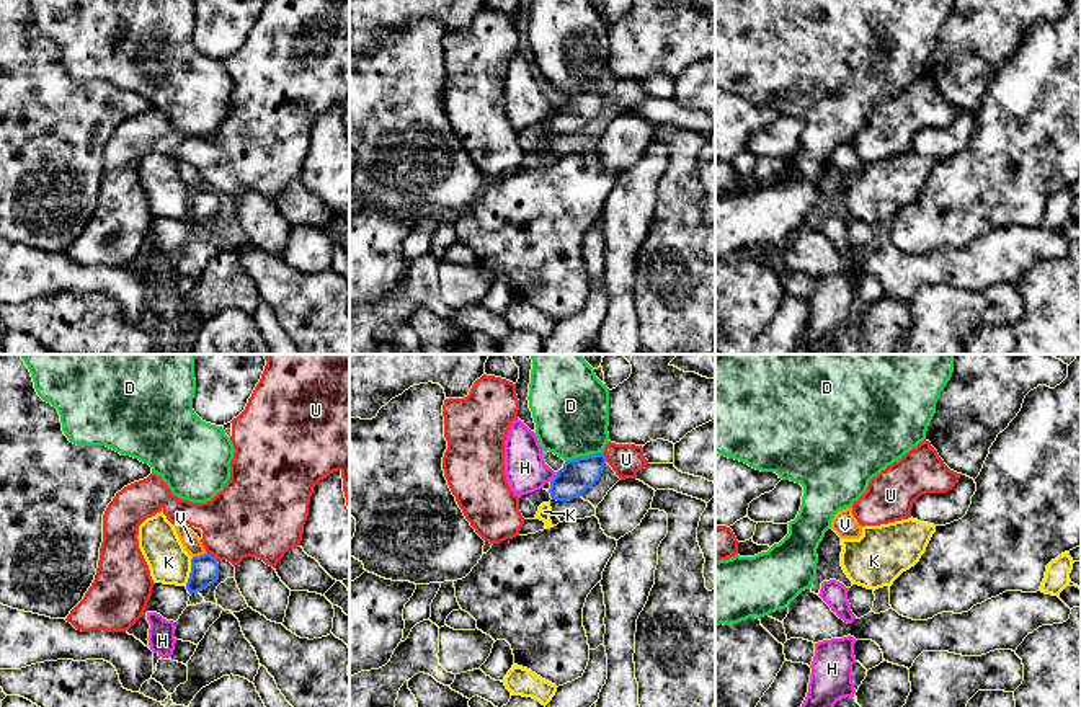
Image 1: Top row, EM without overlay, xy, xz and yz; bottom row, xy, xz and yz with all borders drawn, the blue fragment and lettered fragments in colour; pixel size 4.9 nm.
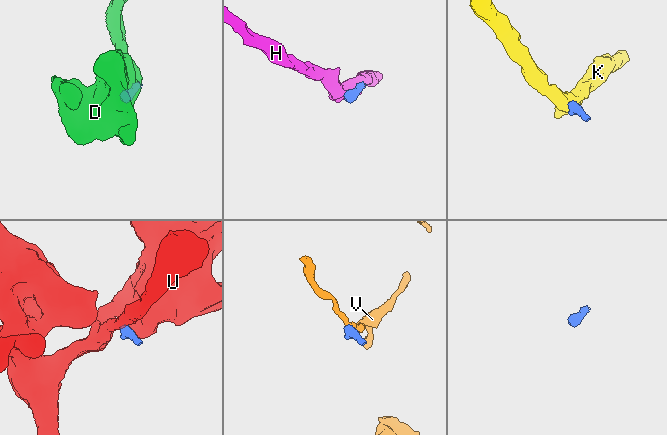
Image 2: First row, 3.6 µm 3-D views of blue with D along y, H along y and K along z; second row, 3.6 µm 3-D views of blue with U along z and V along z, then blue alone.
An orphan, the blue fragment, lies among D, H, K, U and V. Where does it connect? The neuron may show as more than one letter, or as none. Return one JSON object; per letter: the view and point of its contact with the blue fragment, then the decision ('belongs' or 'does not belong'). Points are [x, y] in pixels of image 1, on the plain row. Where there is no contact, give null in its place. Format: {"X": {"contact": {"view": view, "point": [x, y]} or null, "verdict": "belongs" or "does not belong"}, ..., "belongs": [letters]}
{"D": {"contact": {"view": "xz", "point": [583, 92]}, "verdict": "does not belong"}, "H": {"contact": {"view": "xz", "point": [554, 111]}, "verdict": "does not belong"}, "K": {"contact": {"view": "xy", "point": [191, 206]}, "verdict": "does not belong"}, "U": {"contact": {"view": "xz", "point": [605, 90]}, "verdict": "does not belong"}, "V": {"contact": {"view": "xy", "point": [200, 190]}, "verdict": "does not belong"}, "belongs": []}

